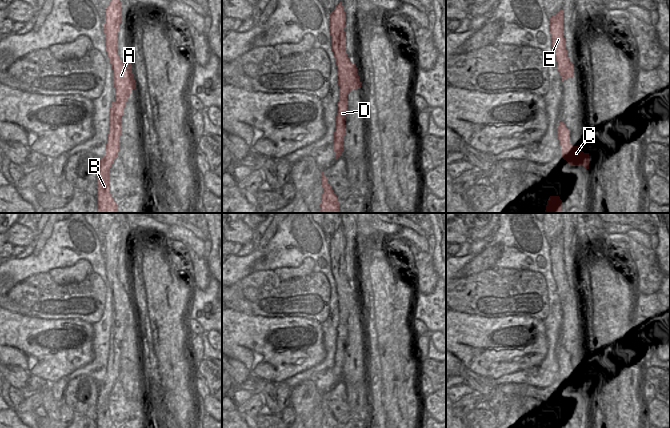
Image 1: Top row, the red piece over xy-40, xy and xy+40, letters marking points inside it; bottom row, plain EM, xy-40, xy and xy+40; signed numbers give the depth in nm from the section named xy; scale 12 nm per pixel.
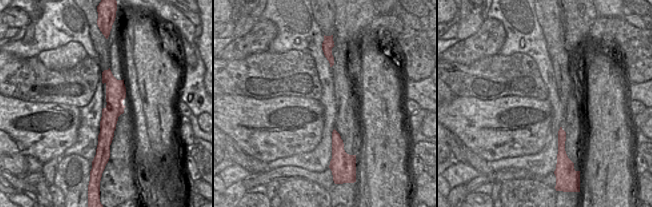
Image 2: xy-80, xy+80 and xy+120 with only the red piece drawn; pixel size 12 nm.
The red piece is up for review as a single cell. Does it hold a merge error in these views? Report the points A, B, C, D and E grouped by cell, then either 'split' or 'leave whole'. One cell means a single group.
A B D E / C; split

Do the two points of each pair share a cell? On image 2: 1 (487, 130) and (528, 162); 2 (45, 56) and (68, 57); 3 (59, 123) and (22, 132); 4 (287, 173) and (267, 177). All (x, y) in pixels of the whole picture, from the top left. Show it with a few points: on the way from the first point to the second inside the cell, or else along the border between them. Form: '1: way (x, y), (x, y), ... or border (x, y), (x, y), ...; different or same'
1: border (542, 149), (533, 154), (514, 155), (497, 160); different
2: way (51, 57), (62, 57); same
3: way (50, 128), (41, 133), (31, 132); same
4: way (282, 174), (272, 175); same

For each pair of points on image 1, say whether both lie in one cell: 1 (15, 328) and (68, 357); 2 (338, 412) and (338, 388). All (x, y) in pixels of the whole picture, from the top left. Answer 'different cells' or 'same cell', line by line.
1: same cell
2: same cell

